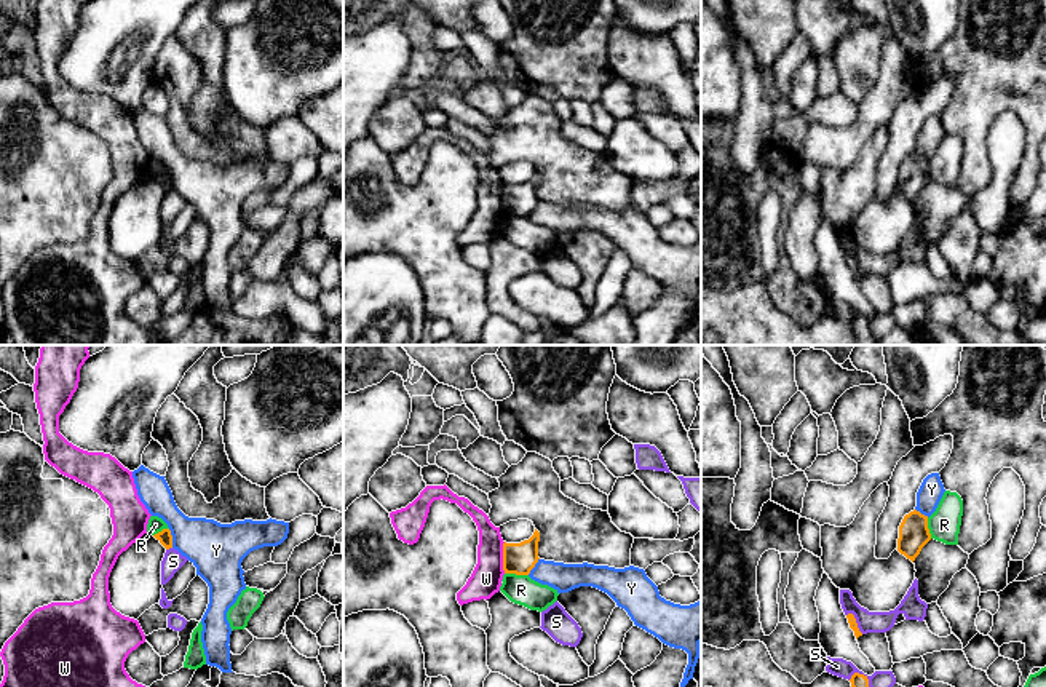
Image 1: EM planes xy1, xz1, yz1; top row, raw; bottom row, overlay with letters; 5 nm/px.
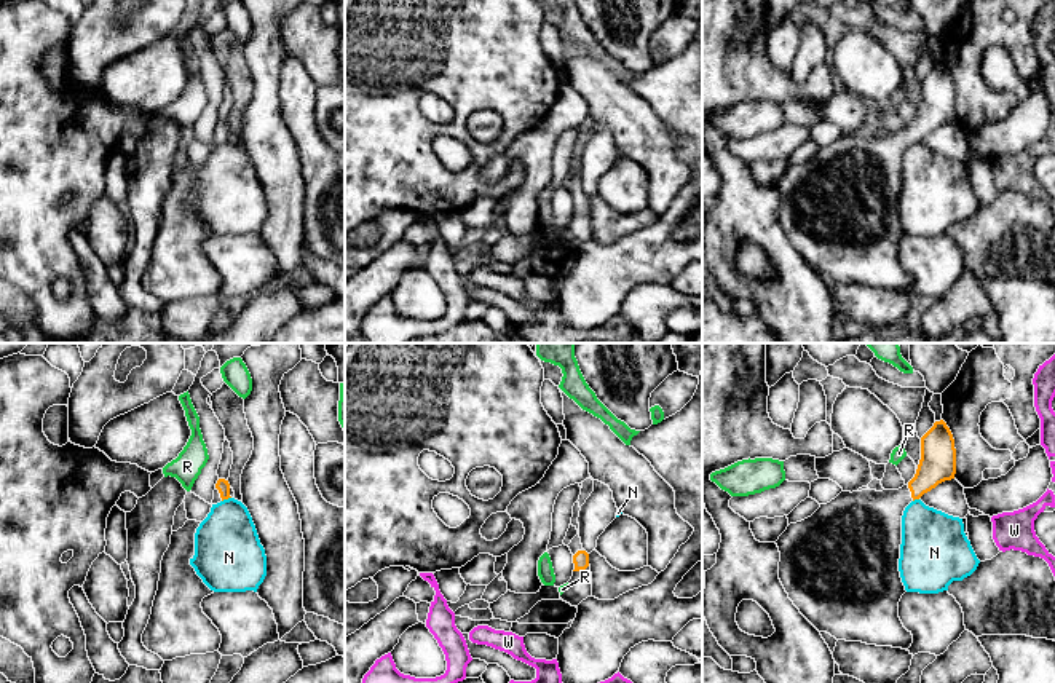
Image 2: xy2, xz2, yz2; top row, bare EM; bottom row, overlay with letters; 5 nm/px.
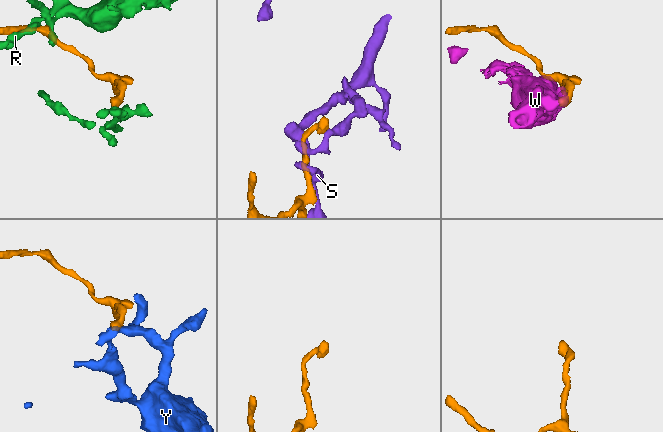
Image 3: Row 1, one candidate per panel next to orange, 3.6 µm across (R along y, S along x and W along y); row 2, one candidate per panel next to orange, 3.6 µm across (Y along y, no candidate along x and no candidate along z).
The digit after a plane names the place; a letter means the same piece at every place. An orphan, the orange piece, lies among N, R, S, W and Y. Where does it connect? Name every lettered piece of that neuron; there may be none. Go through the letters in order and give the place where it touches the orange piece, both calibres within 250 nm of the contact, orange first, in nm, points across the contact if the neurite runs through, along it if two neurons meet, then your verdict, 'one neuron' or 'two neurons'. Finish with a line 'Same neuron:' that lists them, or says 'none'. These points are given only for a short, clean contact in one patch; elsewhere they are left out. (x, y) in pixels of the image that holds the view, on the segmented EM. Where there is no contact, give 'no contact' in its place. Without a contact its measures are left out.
N: contact xy2 (225, 498); calibres 70 and 340 nm; border xy2 (230, 497), (222, 501); two neurons
R: contact xz1 (516, 574); calibres 160 and 150 nm; two neurons
S: contact yz1 (861, 675); calibres 70 and 90 nm; two neurons
W: contact xz1 (503, 558); calibres 160 and 160 nm; two neurons
Y: contact xy1 (171, 539); calibres 70 and 280 nm; border xy1 (168, 529), (173, 547); two neurons
Same neuron: none

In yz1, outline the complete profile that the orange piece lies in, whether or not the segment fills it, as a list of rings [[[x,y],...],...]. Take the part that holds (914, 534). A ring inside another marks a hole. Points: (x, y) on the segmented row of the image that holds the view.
[[[917,510],[905,514],[899,526],[897,551],[913,562],[929,540],[928,516]]]

